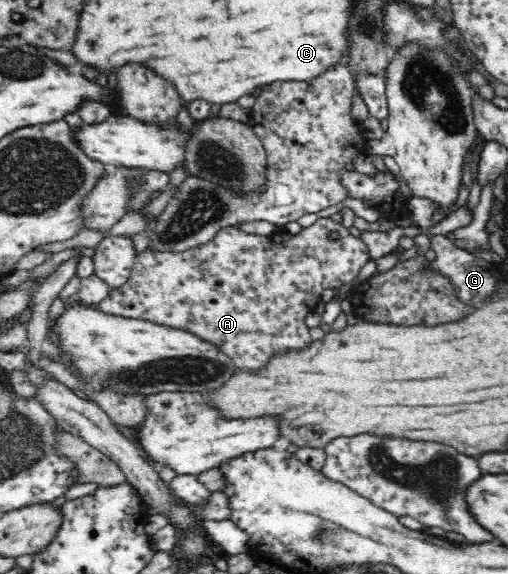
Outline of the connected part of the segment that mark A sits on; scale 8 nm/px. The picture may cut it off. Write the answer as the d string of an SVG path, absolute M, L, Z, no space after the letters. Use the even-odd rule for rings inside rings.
M320 217L312 226L303 228L296 235L288 233L283 228L271 232L270 235L260 235L252 232L244 232L240 230L238 226L226 227L221 228L211 241L184 252L156 252L152 249L147 249L147 251L137 254L130 276L125 284L118 288L111 289L108 298L101 300L96 305L96 308L114 316L145 320L158 325L190 332L210 343L210 345L216 345L218 351L222 351L222 353L226 354L226 356L234 361L234 366L238 366L238 368L248 368L248 370L258 370L258 368L266 366L266 362L268 362L276 352L280 352L280 350L308 348L308 344L312 342L312 337L308 332L309 327L304 323L306 314L308 312L315 312L317 304L322 300L322 292L324 292L326 288L337 290L341 286L352 282L358 274L360 274L361 268L369 259L370 253L367 244L360 237L350 234L348 229L342 226L341 223L332 221L330 217Z

